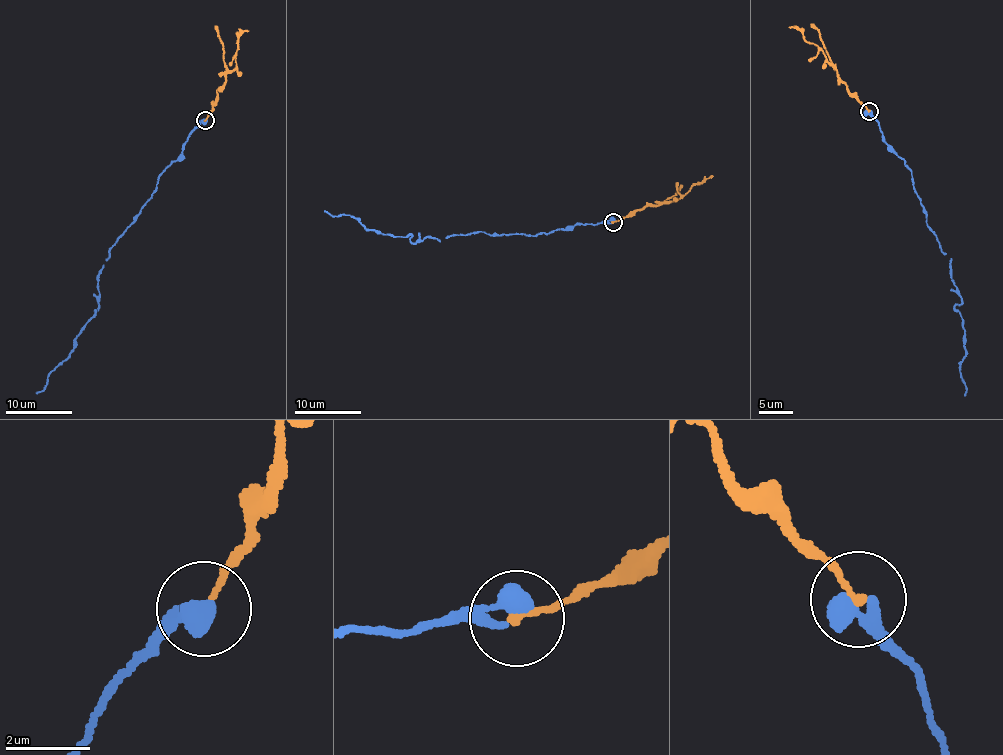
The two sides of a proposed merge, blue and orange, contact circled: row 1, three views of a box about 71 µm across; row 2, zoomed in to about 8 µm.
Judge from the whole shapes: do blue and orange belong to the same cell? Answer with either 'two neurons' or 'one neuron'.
one neuron

